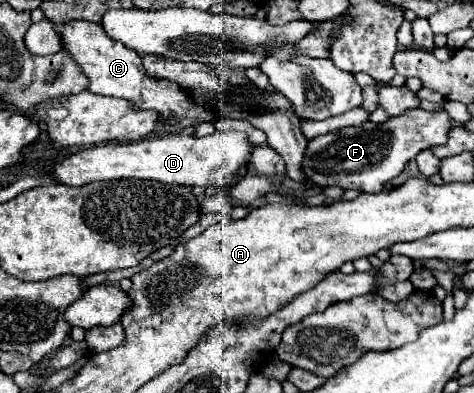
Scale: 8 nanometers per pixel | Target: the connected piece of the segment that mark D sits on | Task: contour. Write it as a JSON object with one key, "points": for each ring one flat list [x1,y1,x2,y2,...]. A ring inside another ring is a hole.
{"points":[[214,132,212,136,190,136,190,134,168,134,162,138,146,138,140,142,130,144,100,144,90,146,84,150,78,150,76,154,68,156,64,162,56,164,52,170,52,178,60,184,68,186,84,186,90,182,102,182,102,180,120,180,120,178,142,178,142,180,158,180,162,184,184,184,184,186,218,186,226,188,232,184,232,180,242,172,242,168,248,164,252,154,252,144,246,140,246,134,240,132]]}

